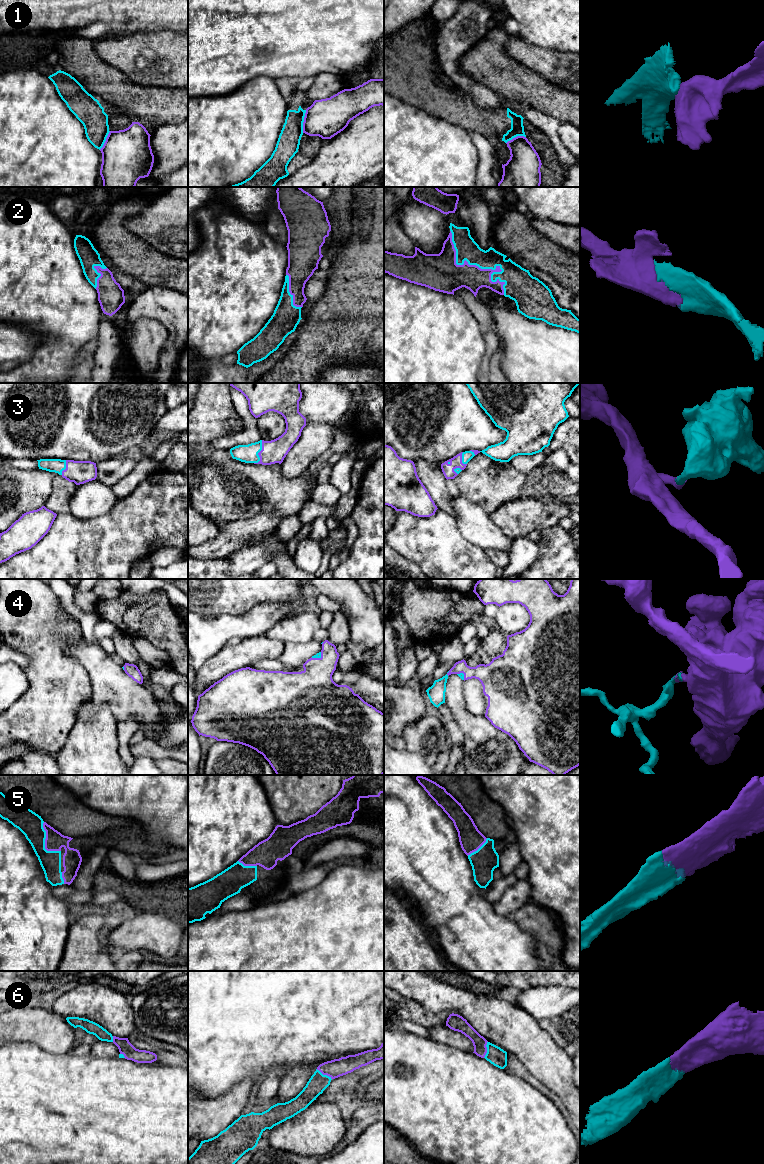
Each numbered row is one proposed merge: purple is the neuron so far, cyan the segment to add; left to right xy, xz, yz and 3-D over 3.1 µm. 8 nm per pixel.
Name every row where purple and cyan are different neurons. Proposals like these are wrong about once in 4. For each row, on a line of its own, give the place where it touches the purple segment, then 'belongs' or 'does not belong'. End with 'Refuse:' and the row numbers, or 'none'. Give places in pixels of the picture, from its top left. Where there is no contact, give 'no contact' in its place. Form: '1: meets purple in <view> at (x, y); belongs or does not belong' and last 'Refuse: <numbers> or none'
1: meets purple in xz at (304, 121); does not belong
2: meets purple in yz at (474, 265); belongs
3: meets purple in xz at (258, 453); belongs
4: meets purple in xz at (317, 658); belongs
5: meets purple in xy at (45, 843); belongs
6: meets purple in xz at (324, 1074); belongs
Refuse: 1

